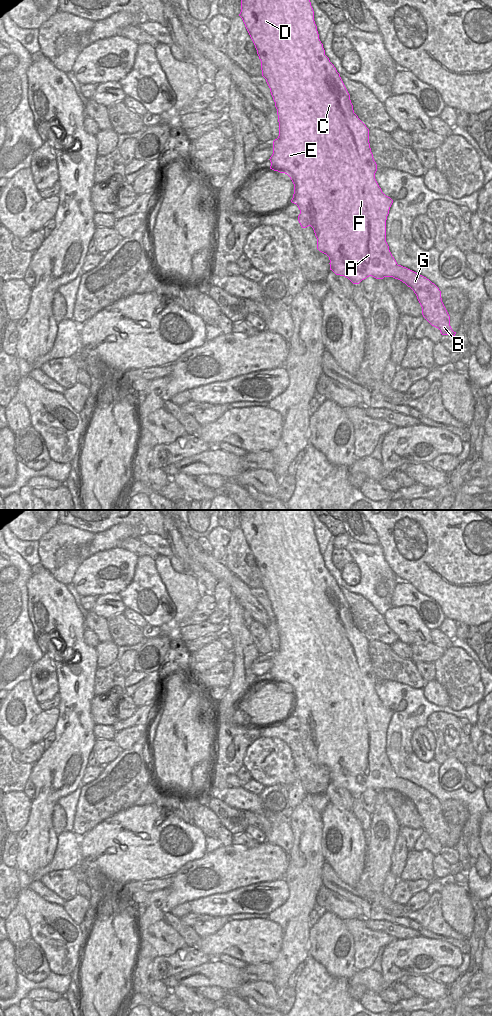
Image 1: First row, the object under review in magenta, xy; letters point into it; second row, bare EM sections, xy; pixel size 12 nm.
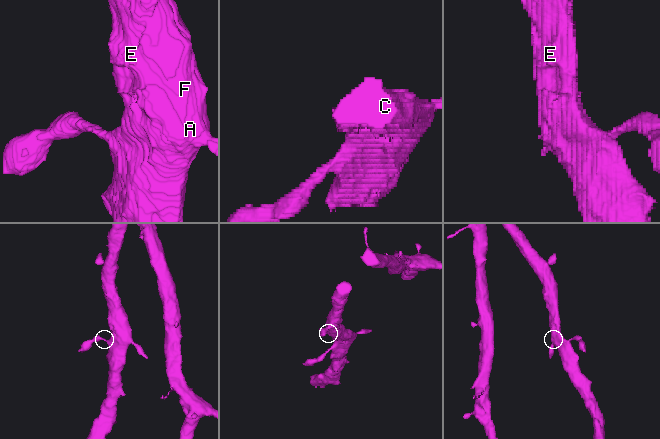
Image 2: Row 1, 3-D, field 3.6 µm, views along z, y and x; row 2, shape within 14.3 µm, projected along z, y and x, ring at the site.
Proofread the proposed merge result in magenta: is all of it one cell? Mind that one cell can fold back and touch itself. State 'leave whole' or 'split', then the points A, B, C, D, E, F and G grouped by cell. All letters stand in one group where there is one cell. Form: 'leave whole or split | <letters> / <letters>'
leave whole | A B C D E F G

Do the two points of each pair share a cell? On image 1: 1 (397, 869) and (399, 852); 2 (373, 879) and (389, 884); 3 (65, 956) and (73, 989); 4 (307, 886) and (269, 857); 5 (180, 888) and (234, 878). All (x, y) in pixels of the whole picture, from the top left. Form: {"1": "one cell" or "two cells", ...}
{"1": "one cell", "2": "two cells", "3": "two cells", "4": "two cells", "5": "one cell"}

